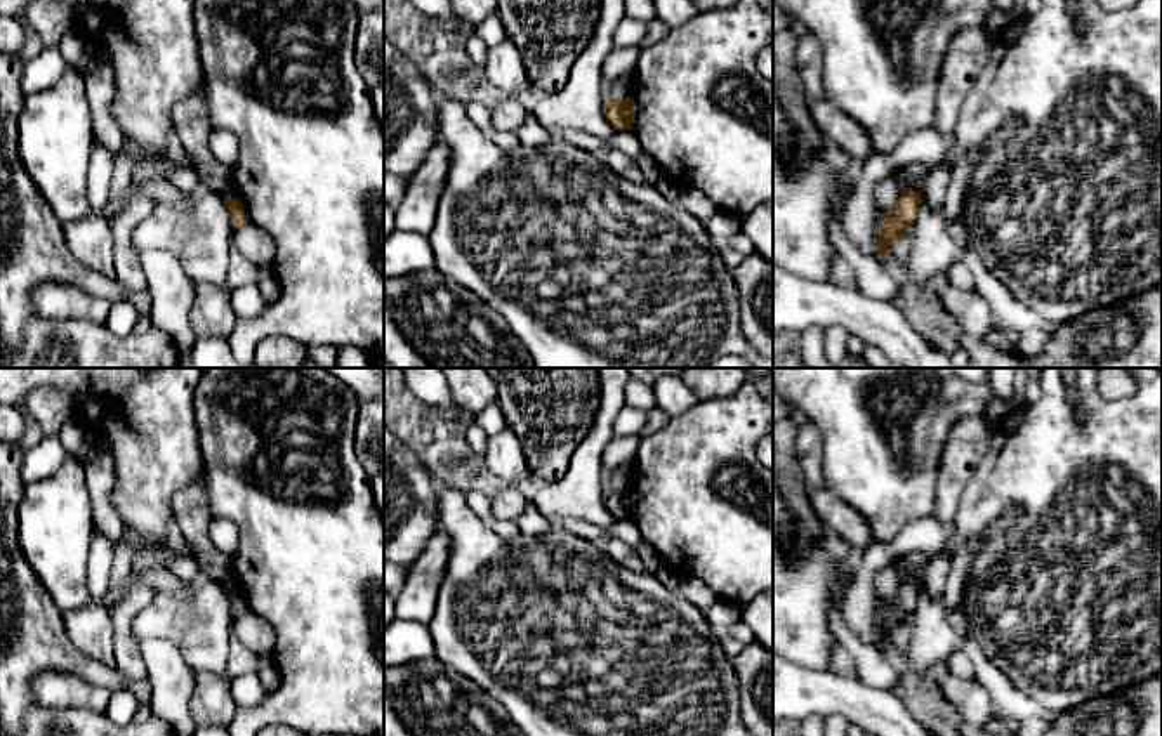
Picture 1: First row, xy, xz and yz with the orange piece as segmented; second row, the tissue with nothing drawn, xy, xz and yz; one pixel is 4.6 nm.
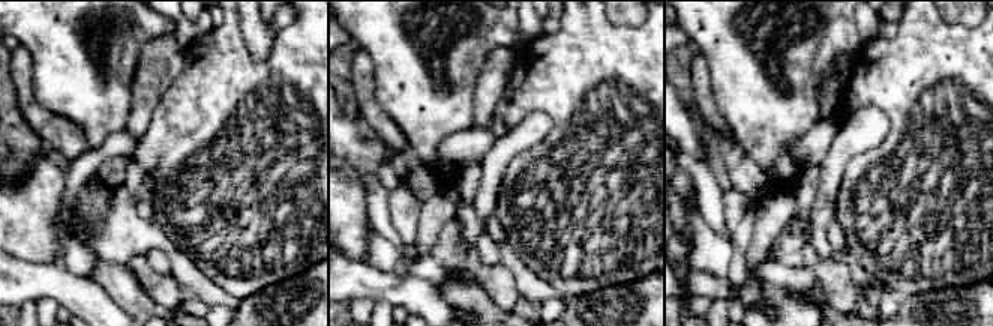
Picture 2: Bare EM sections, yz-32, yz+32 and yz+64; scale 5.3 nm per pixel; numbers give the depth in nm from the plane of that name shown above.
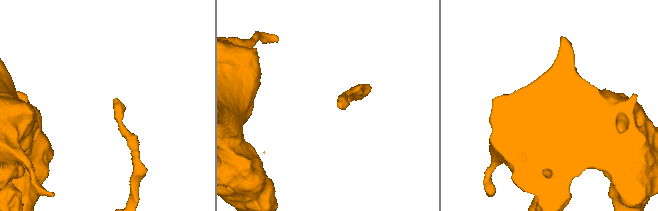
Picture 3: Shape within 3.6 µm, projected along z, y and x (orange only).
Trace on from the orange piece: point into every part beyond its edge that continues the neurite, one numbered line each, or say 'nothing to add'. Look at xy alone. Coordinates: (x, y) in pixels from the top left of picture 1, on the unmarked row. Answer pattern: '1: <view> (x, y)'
nothing to add

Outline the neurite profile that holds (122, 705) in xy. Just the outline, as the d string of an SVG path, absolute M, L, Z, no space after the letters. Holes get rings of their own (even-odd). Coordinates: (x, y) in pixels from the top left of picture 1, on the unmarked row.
M116 689L111 693L104 713L116 726L127 726L134 722L134 715L137 708L139 708L139 703L130 691Z

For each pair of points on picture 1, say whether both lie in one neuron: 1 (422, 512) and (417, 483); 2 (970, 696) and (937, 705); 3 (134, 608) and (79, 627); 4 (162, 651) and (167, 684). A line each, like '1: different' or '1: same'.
1: same
2: different
3: different
4: same

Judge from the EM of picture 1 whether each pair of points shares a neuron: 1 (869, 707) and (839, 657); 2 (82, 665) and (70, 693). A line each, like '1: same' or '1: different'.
1: different
2: different

